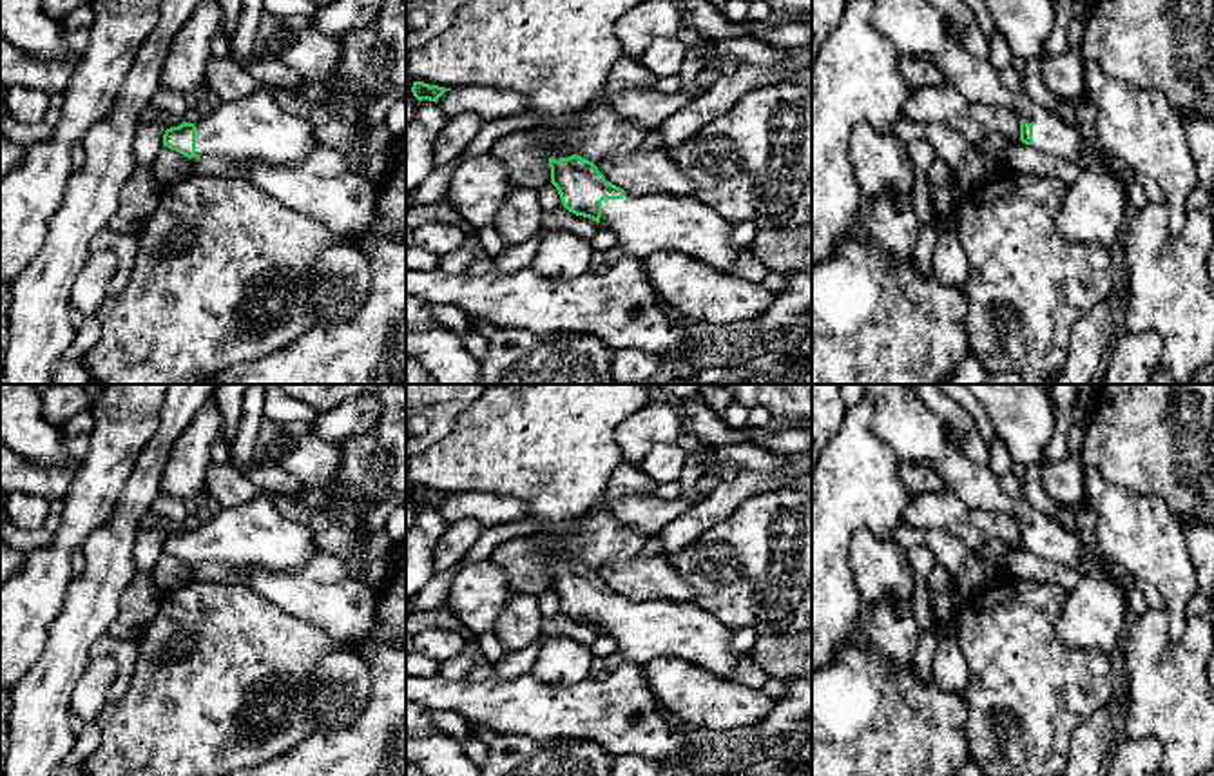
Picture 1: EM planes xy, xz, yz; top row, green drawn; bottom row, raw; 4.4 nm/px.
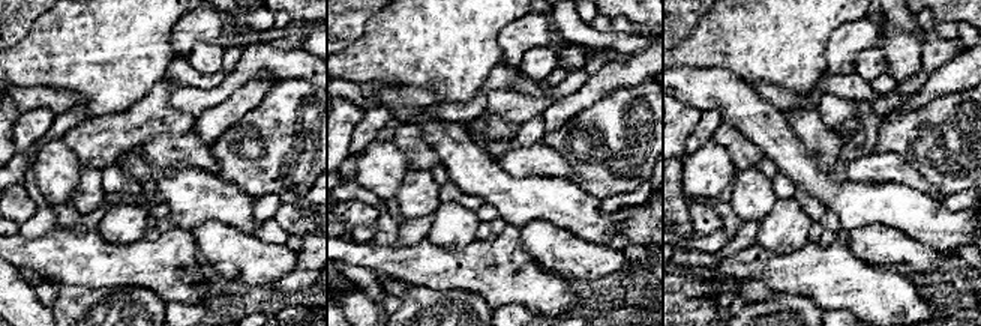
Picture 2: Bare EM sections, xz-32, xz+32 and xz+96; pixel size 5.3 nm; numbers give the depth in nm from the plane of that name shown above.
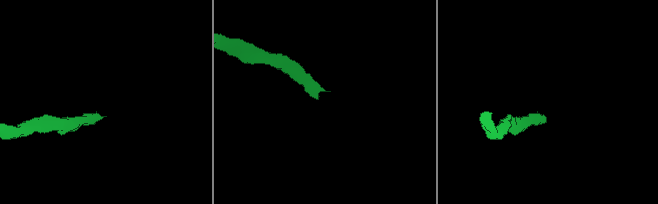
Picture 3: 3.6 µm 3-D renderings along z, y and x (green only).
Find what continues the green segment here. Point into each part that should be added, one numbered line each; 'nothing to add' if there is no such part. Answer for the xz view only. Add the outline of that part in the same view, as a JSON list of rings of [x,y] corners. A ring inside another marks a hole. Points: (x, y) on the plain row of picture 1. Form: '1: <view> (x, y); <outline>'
1: xz (644, 630); [[[661,598],[603,606],[600,635],[616,640],[625,662],[643,665],[676,655],[727,680],[734,680],[745,656],[752,658],[750,653],[736,653],[730,647],[732,629],[696,604]]]

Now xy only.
1: xy (254, 535); [[[268,493],[212,513],[194,531],[196,560],[230,567],[292,573],[319,549],[313,533],[283,517]]]

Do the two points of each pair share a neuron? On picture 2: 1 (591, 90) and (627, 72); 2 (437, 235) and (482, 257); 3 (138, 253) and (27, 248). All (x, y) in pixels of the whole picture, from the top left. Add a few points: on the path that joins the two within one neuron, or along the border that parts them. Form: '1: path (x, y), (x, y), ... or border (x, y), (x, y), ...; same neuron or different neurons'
1: path (600, 83), (618, 74); same neuron
2: border (428, 238), (450, 247), (465, 247), (476, 241); different neurons
3: path (111, 257), (54, 256); same neuron

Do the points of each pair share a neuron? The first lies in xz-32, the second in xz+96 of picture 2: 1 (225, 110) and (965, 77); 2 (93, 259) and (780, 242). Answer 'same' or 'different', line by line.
1: same
2: different

